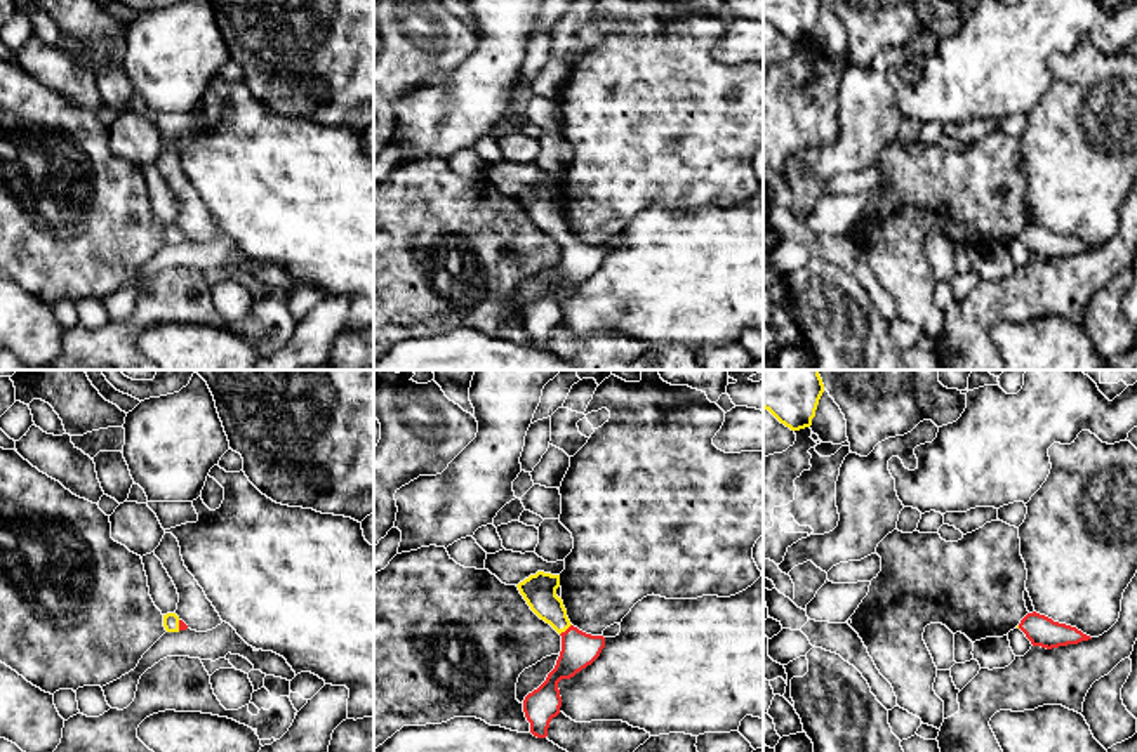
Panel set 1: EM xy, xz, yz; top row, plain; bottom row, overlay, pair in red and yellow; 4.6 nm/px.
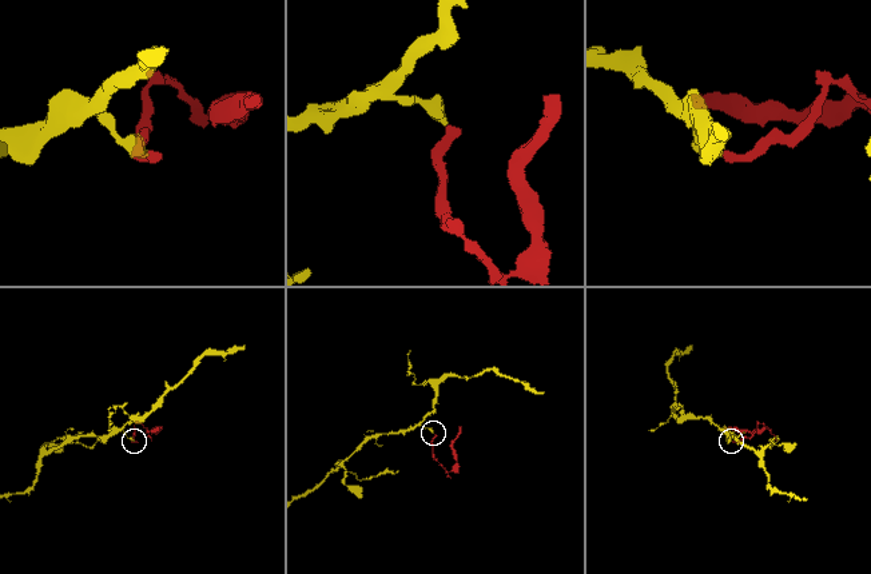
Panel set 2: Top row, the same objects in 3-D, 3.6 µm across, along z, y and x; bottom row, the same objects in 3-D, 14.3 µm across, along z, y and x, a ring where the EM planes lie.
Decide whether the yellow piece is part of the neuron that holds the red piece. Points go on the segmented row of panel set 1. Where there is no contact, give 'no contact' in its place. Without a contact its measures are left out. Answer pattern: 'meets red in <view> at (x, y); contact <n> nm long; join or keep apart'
meets red in xz at (567, 629); contact 80 nm long; join

